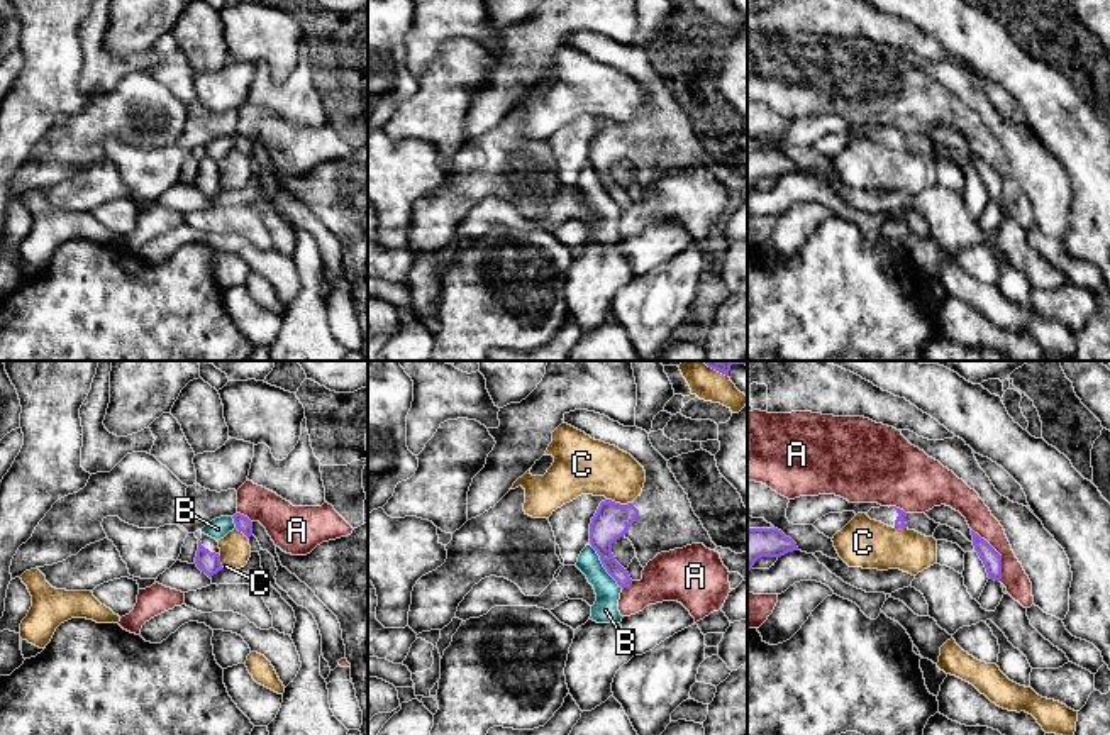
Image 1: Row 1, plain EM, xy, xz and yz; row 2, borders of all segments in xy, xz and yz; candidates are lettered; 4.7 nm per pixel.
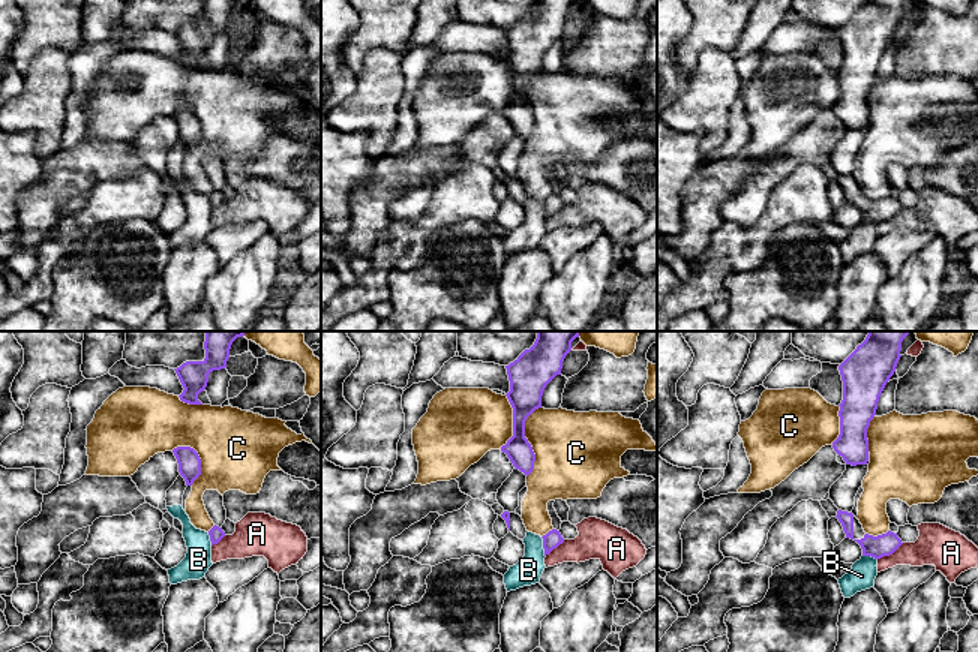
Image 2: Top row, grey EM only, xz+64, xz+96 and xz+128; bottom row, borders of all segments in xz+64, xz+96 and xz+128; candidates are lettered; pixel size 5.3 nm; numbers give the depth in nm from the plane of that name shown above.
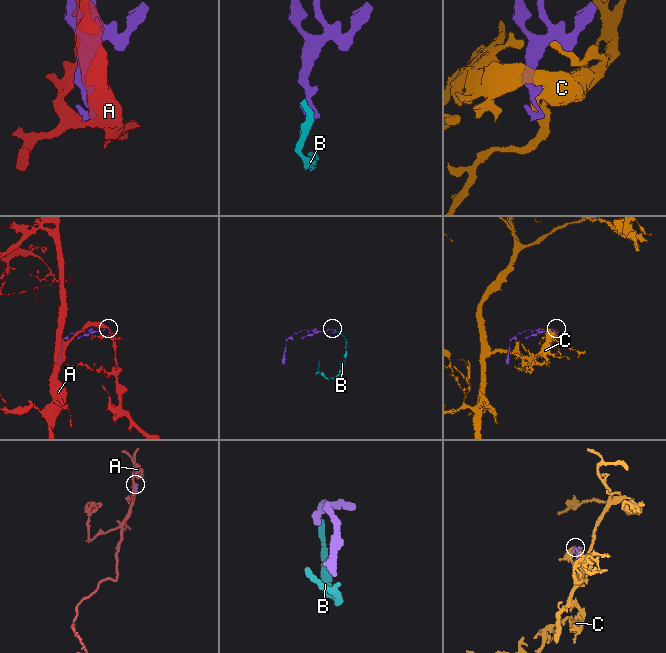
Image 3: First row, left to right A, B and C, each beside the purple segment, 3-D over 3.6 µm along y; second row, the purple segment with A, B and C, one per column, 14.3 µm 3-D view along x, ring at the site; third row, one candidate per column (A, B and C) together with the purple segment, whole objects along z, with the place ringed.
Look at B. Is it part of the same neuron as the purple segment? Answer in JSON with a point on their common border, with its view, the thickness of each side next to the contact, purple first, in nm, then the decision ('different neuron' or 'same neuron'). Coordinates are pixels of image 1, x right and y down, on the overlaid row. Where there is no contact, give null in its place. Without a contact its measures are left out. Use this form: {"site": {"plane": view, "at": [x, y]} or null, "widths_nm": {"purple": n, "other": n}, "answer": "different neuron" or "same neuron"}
{"site": {"plane": "xz", "at": [604, 566]}, "widths_nm": {"purple": 170, "other": 130}, "answer": "different neuron"}

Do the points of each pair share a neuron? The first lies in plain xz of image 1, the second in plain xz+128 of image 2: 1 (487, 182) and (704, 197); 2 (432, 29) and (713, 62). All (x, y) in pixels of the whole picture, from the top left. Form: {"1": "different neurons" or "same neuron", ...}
{"1": "same neuron", "2": "different neurons"}

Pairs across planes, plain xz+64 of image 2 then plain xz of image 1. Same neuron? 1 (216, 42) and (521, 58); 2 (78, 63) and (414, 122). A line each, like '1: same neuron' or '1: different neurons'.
1: same neuron
2: different neurons

